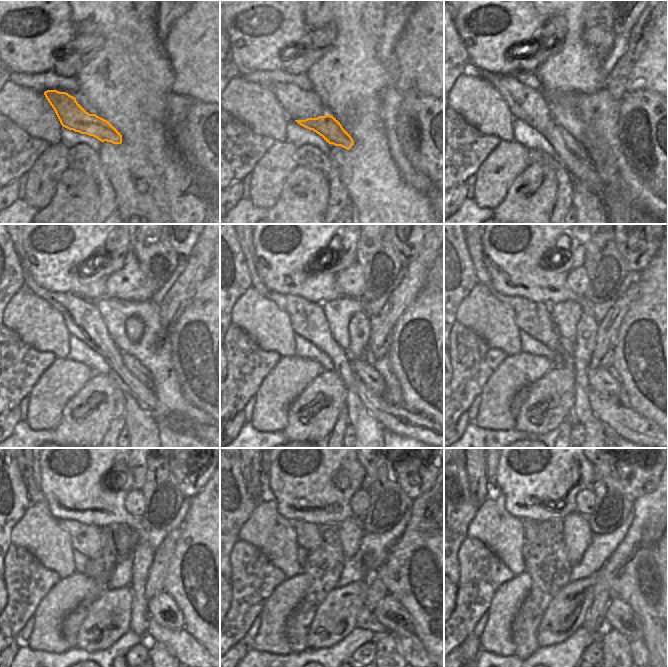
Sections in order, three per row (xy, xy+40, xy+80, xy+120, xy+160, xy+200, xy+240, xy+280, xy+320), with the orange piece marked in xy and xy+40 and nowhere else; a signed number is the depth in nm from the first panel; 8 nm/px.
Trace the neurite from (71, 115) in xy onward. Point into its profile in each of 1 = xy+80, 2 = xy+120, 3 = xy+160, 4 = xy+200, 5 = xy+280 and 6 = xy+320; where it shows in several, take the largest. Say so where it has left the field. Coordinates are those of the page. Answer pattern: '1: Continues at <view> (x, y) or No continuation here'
1: Continues at xy+80 (578, 147)
2: Continues at xy+120 (137, 369)
3: Continues at xy+160 (366, 372)
4: Continues at xy+200 (603, 381)
5: Continues at xy+280 (390, 613)
6: Continues at xy+320 (619, 616).

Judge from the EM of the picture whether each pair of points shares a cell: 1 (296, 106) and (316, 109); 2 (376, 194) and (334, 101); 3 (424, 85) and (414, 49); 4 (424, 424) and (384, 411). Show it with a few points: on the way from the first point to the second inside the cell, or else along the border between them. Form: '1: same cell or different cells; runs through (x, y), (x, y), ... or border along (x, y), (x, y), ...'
1: same cell; runs through (301, 106), (311, 106)
2: same cell; runs through (370, 170), (370, 139), (368, 133), (358, 123)
3: same cell; runs through (424, 76), (423, 58)
4: same cell; runs through (414, 425), (405, 425), (394, 418)

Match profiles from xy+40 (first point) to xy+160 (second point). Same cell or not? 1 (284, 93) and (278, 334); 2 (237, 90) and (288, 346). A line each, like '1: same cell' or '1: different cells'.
1: different cells
2: same cell

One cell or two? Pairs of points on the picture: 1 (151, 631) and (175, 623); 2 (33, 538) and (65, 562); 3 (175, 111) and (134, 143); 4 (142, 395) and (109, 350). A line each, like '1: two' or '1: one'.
1: two
2: one
3: two
4: one

